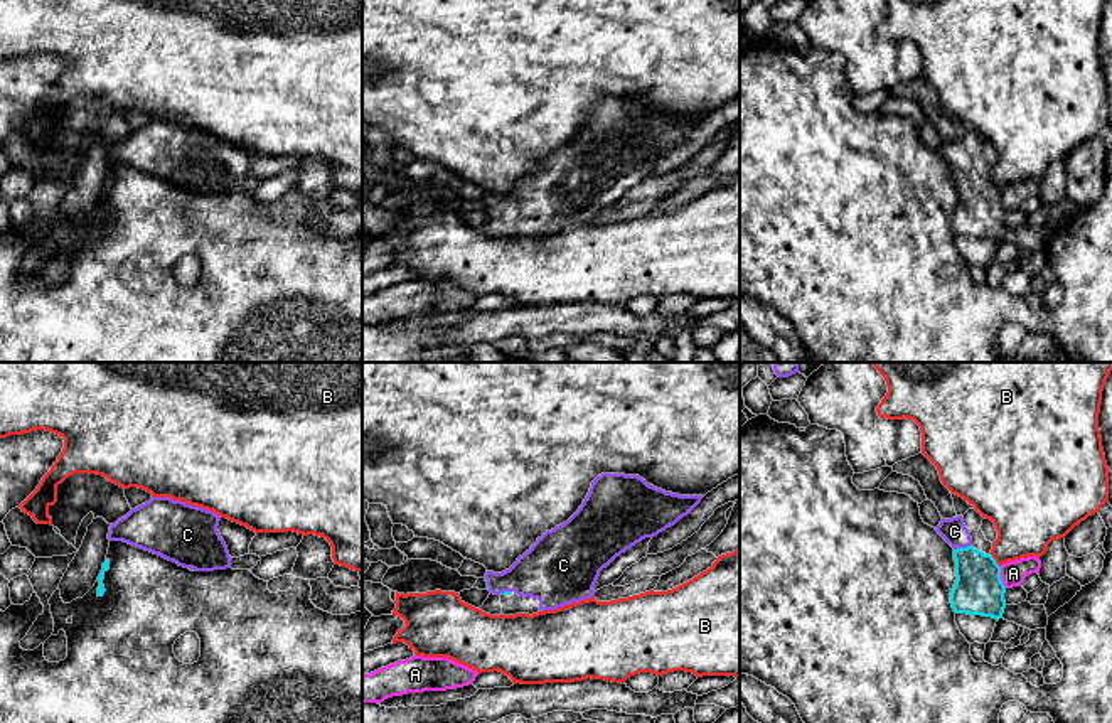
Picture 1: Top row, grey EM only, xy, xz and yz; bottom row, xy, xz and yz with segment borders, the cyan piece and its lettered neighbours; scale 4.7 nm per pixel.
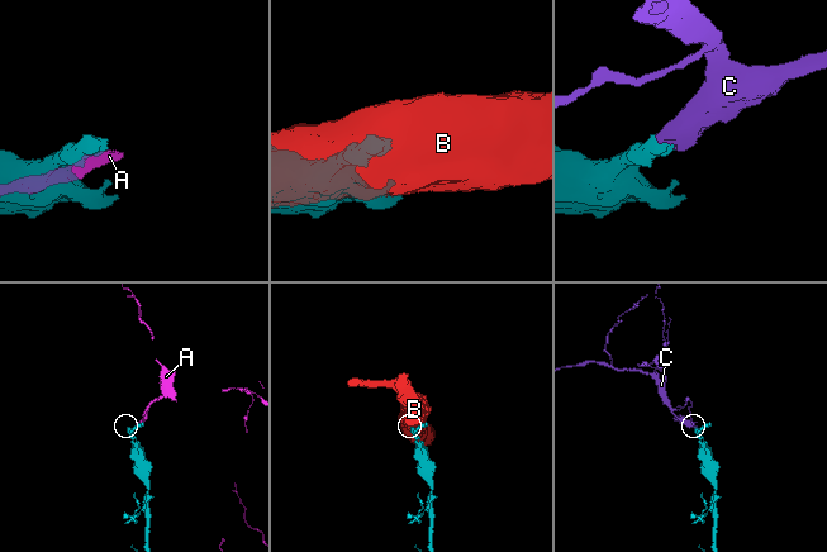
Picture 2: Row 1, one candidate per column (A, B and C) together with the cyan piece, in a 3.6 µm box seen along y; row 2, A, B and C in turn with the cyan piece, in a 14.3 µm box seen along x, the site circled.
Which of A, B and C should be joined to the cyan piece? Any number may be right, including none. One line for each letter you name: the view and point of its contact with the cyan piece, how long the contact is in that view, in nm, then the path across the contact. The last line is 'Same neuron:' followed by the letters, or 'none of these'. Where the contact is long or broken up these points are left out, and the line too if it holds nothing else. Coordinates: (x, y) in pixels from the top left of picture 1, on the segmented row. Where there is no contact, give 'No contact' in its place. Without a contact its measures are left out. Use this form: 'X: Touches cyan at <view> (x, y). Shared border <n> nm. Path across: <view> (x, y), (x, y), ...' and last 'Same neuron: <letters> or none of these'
C: Touches cyan at yz (962, 548). Shared border 90 nm. Path across: yz (979, 590), (978, 573), (962, 548), (954, 531)
Same neuron: C

